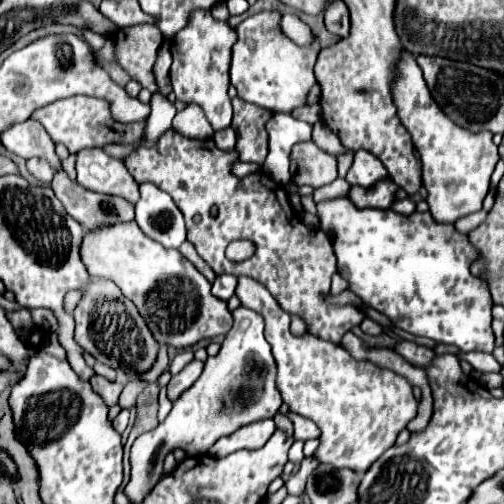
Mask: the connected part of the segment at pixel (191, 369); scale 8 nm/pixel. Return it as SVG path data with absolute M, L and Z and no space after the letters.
M192 360L180 374L172 376L172 380L170 380L170 384L168 384L168 398L170 398L172 402L178 400L180 394L198 380L198 376L202 374L202 366L204 366L202 362Z

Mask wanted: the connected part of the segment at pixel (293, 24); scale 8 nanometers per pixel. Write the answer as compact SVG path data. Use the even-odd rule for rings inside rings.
M284 14L282 16L280 30L284 32L284 36L288 36L298 46L312 46L314 44L312 30L298 16L294 16L294 14Z

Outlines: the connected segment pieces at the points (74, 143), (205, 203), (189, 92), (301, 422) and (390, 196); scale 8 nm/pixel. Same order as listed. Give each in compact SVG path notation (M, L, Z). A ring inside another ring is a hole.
M72 96L66 100L58 100L46 108L40 108L32 116L34 120L42 122L46 132L52 136L54 142L62 142L68 146L70 154L76 154L82 148L90 146L106 146L106 144L130 144L136 142L142 136L144 122L142 124L118 124L110 116L110 108L106 100L88 98L88 96Z
M168 130L154 148L138 148L128 158L124 158L124 164L138 184L152 182L174 198L176 206L182 210L186 218L188 240L196 246L196 252L200 254L200 258L204 258L216 274L250 276L260 280L262 284L266 284L266 288L272 292L272 296L286 312L306 316L306 322L310 324L308 332L314 332L314 336L322 336L324 340L334 340L336 344L340 344L342 336L352 326L358 326L366 316L360 308L352 304L332 304L328 300L328 296L332 296L330 278L336 272L336 256L332 250L332 240L324 232L314 232L302 224L300 216L290 208L286 188L284 186L280 188L268 174L254 172L254 174L248 174L246 178L236 178L230 172L230 166L236 158L238 158L236 150L224 152L214 144L212 138L192 140L174 130ZM212 208L218 210L216 218L210 216ZM234 240L252 240L256 244L254 256L244 262L228 260L224 252L226 252L226 246Z
M194 12L188 28L180 30L172 40L172 90L176 100L184 104L198 104L204 110L206 120L214 130L224 130L232 120L232 104L228 96L228 68L230 68L230 48L234 44L234 28L228 22L214 20L210 12Z
M288 412L288 418L294 424L294 440L308 440L318 436L318 426L314 426L314 422L302 416L294 416L294 412Z
M388 178L382 180L370 188L362 188L362 186L352 186L348 198L358 206L358 208L390 208L390 204L394 202L394 192L398 190L398 186Z

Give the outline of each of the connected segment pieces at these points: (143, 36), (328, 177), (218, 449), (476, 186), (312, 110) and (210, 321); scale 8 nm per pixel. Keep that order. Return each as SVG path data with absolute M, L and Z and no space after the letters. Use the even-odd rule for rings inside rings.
M138 24L118 30L118 64L146 90L160 92L154 76L154 62L162 34L152 24Z
M312 140L298 142L292 148L292 156L290 156L292 182L296 182L298 186L308 184L312 188L326 186L338 178L336 164L338 164L336 156L324 152Z
M260 420L260 422L252 422L248 424L246 428L240 428L238 432L230 434L230 436L224 436L220 438L212 448L210 448L210 456L216 456L216 458L222 458L222 456L228 456L236 450L256 450L256 448L262 448L268 438L274 434L274 422L272 420Z
M402 56L398 66L398 78L394 80L394 102L398 108L398 118L410 132L420 154L424 188L428 190L428 206L434 220L454 224L458 218L482 210L482 202L490 188L490 176L500 160L498 146L492 142L492 132L474 134L452 124L432 100L422 78L422 70L412 56Z
M312 104L310 108L300 108L298 112L294 112L294 116L300 120L306 120L310 124L316 124L320 120L320 112L322 112L320 104Z
M136 222L98 228L86 234L82 260L90 276L112 280L130 298L150 332L160 344L190 348L200 340L210 340L230 332L234 320L224 300L210 294L210 282L178 250L166 250L150 240Z

